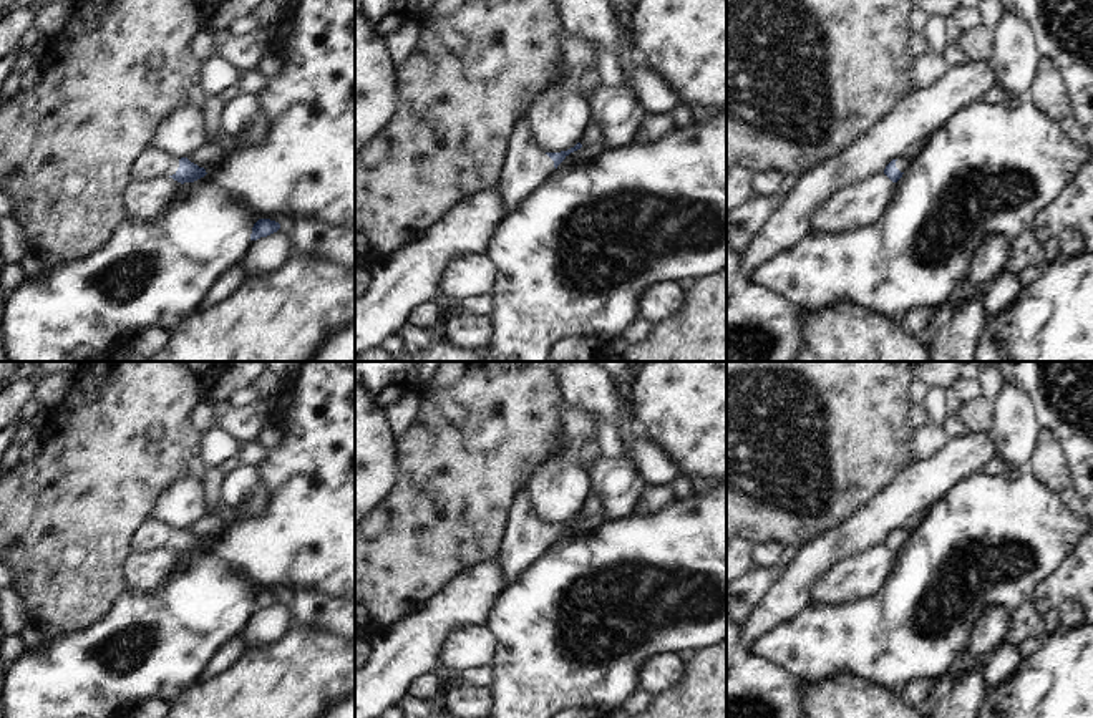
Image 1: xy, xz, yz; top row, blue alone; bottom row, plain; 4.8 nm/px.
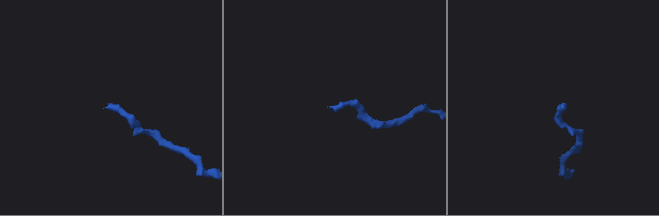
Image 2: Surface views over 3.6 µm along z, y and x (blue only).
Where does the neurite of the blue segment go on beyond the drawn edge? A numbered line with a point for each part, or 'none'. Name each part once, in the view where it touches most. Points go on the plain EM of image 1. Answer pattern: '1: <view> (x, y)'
1: xy (151, 534)

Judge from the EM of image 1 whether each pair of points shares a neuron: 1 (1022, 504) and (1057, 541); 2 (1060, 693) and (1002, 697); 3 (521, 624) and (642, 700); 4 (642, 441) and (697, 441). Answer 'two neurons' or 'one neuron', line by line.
1: one neuron
2: one neuron
3: two neurons
4: two neurons

